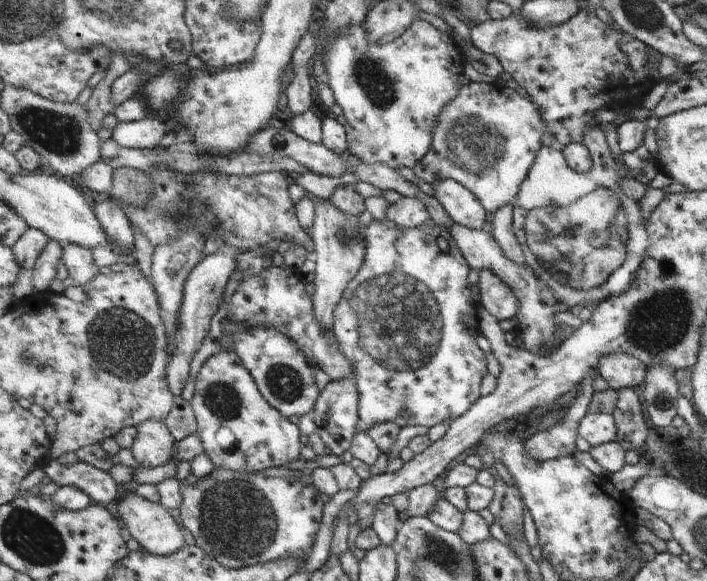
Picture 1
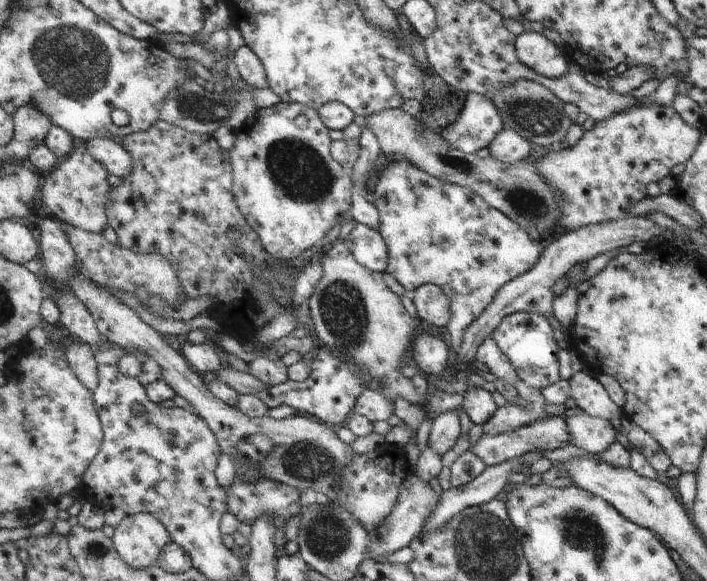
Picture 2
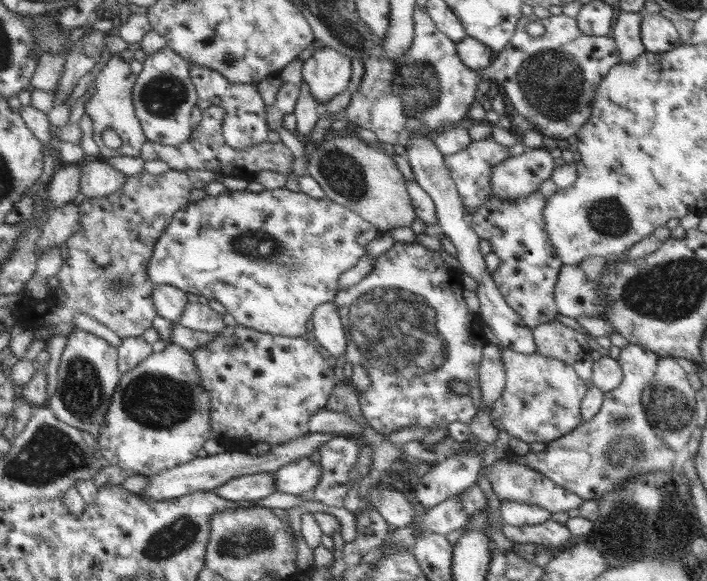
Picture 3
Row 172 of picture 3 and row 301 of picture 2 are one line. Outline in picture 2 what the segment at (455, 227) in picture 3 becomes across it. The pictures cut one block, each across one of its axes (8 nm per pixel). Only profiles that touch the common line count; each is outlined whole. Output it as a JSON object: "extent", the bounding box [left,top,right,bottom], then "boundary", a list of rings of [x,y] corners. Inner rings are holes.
{"extent":[413,284,453,328],"boundary":[[[427,284],[421,290],[413,292],[413,300],[415,300],[415,314],[417,318],[425,320],[427,324],[435,324],[441,328],[449,328],[453,312],[451,312],[451,300],[449,296],[443,292],[441,286],[433,286]]]}

